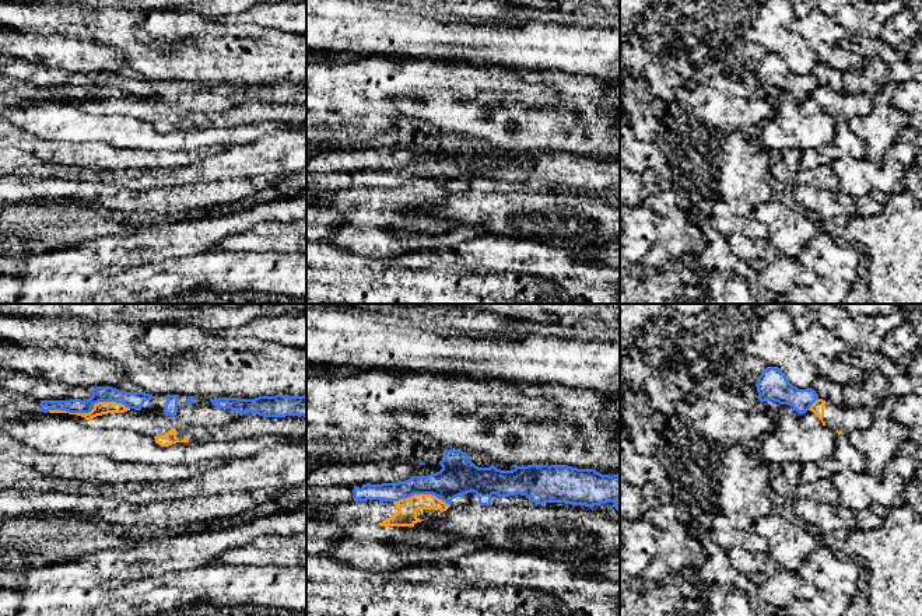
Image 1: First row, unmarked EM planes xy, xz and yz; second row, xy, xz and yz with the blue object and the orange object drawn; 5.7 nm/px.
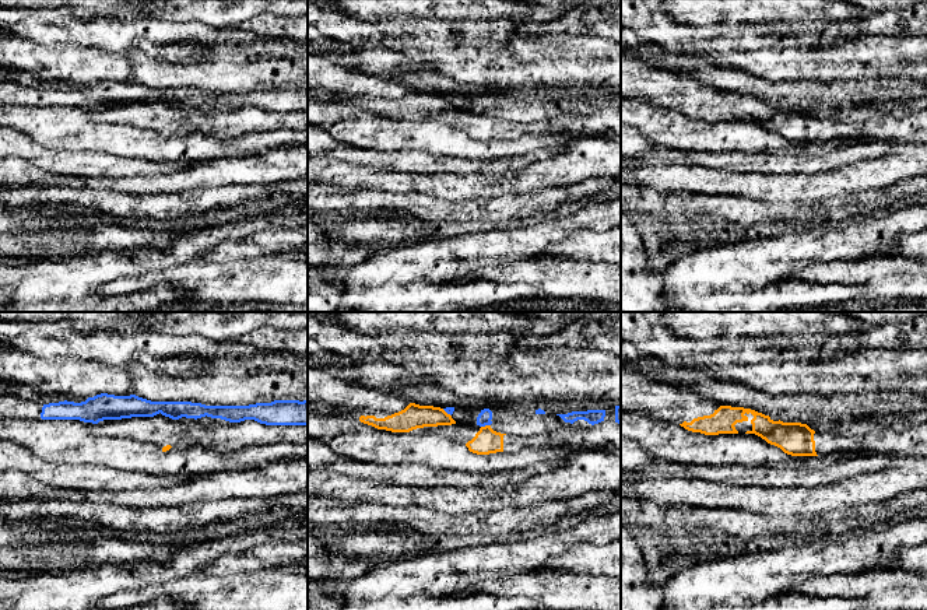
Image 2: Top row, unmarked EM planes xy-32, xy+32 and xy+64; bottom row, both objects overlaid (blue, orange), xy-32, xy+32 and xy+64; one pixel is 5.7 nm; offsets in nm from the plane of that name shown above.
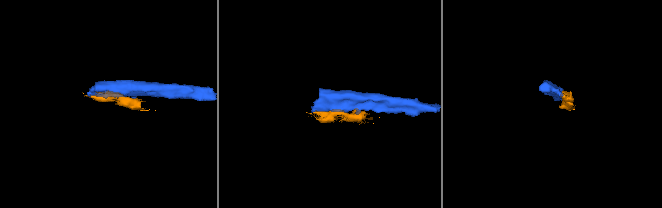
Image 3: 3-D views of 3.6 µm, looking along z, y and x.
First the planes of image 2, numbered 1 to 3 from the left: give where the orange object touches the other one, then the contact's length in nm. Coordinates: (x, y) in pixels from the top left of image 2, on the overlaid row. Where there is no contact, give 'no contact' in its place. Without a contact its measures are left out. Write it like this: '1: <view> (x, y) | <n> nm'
1: no contact
2: xy+32 (485, 424) | 60 nm
3: no contact

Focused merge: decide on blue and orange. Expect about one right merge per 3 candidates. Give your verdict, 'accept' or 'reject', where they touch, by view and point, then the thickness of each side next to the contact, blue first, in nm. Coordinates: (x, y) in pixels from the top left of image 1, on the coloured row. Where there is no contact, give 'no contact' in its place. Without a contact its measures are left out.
reject; meets blue in xy at (88, 412); 100 nm thick on the blue side, 80 nm on the other

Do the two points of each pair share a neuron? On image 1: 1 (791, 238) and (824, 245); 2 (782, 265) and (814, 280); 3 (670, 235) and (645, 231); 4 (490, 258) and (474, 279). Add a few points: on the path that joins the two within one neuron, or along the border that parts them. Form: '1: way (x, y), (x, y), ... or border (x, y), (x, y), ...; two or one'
1: border (819, 231), (796, 258); two
2: way (791, 273), (798, 280), (806, 280); one
3: border (644, 202), (654, 213), (656, 242); two
4: border (458, 262), (515, 273); two

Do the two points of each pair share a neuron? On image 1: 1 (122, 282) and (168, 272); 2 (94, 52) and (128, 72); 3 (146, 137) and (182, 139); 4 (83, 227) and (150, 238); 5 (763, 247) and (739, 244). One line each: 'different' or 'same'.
1: same
2: different
3: same
4: different
5: same

